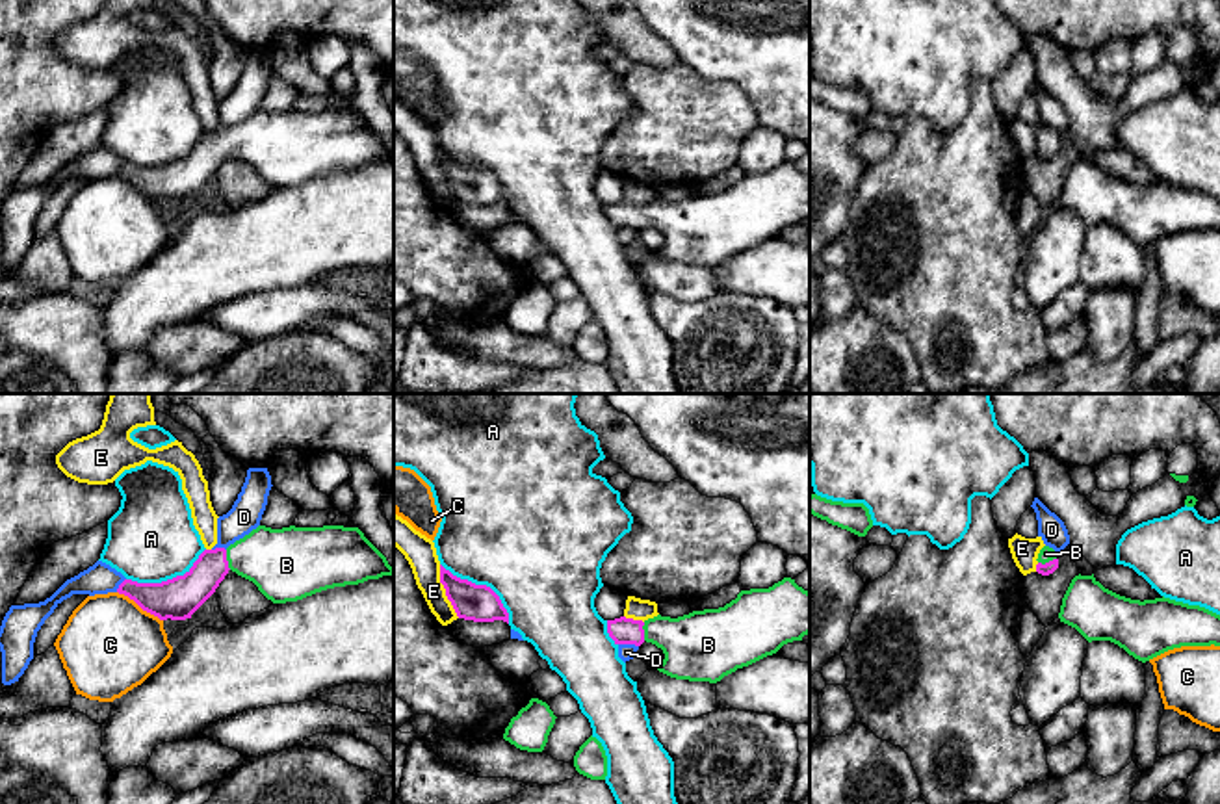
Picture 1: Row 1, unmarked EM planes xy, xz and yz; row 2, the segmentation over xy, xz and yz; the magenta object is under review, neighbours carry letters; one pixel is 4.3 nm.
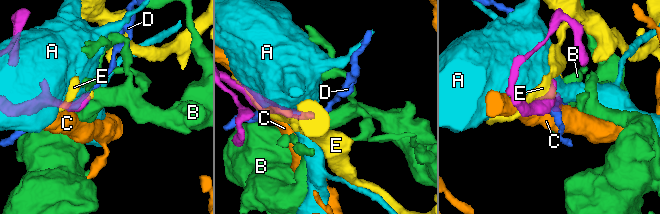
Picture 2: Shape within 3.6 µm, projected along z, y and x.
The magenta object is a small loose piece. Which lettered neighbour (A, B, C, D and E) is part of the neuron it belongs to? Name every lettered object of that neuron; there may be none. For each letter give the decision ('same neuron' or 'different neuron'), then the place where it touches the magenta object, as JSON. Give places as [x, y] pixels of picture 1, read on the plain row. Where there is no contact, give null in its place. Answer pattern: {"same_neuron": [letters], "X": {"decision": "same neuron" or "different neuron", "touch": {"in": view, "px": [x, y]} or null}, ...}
{"same_neuron": ["B"], "A": {"decision": "different neuron", "touch": {"in": "xz", "px": [483, 169]}}, "B": {"decision": "same neuron", "touch": {"in": "xy", "px": [225, 143]}}, "C": {"decision": "different neuron", "touch": {"in": "xy", "px": [140, 190]}}, "D": {"decision": "different neuron", "touch": {"in": "xz", "px": [628, 227]}}, "E": {"decision": "different neuron", "touch": {"in": "xz", "px": [446, 175]}}}

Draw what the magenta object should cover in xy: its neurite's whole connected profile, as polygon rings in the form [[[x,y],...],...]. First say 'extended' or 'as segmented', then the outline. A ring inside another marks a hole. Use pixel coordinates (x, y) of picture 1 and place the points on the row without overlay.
extended; [[[258,110],[227,134],[204,134],[184,160],[162,167],[124,163],[117,176],[160,204],[186,204],[230,154],[253,165],[273,188],[394,158],[394,150],[358,111]]]

